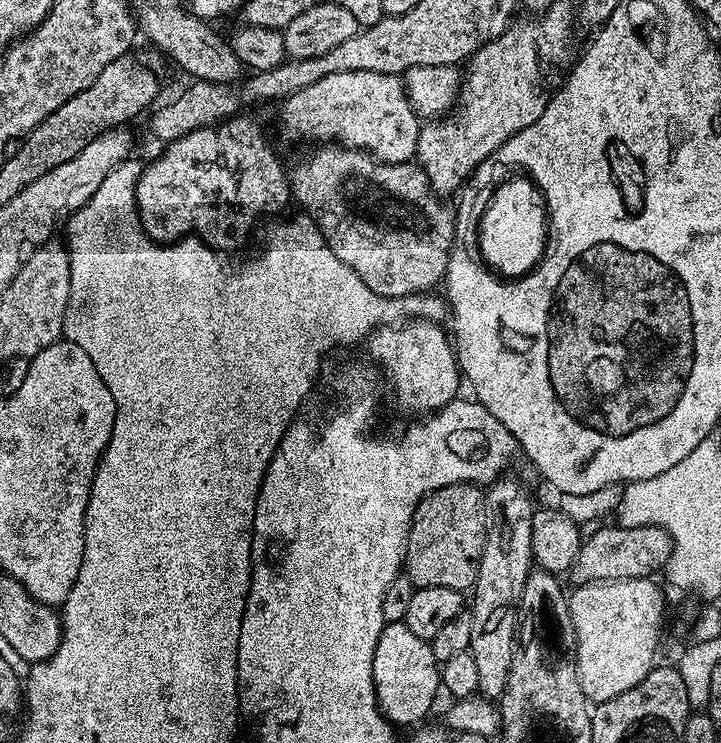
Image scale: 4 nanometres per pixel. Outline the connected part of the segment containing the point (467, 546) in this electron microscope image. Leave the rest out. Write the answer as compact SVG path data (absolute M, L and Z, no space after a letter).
M451 484L434 490L424 497L412 515L412 525L408 535L408 552L404 556L403 571L417 588L426 586L446 586L450 590L467 593L478 579L478 566L482 562L482 550L488 533L488 509L486 492L474 484Z

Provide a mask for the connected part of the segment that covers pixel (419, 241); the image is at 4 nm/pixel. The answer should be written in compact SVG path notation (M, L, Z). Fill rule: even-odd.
M332 142L322 148L318 152L312 152L305 160L300 160L296 165L290 168L290 190L304 208L303 211L311 216L312 222L318 226L318 230L322 234L322 238L326 238L326 242L330 246L330 250L334 250L334 254L338 254L338 258L342 258L342 262L346 262L346 266L350 266L350 270L354 270L354 274L358 274L358 278L362 278L362 282L366 282L366 286L370 286L370 290L374 290L374 294L379 296L416 296L424 294L420 292L428 292L432 287L439 285L443 281L446 274L446 266L448 259L452 253L452 246L456 242L456 212L454 208L448 205L447 199L441 198L432 191L430 182L426 178L424 169L419 163L409 162L407 164L387 164L381 160L376 160L369 152L365 152L359 148L345 148L339 143Z

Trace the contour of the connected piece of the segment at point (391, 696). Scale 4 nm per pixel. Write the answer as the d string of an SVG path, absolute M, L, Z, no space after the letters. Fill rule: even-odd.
M403 622L398 624L385 624L382 634L378 638L378 646L374 650L374 686L376 687L376 701L380 704L380 711L388 717L393 725L412 724L416 726L432 708L436 700L436 691L441 691L440 682L441 665L434 658L432 645L429 641L418 638Z

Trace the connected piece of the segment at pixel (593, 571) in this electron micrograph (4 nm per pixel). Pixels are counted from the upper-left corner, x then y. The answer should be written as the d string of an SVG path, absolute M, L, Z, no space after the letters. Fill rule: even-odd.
M604 526L593 537L582 541L578 550L578 558L574 558L570 576L576 579L577 585L594 584L597 580L629 580L630 578L648 578L659 573L672 553L672 539L666 530L658 526L638 526L637 528L621 528Z

